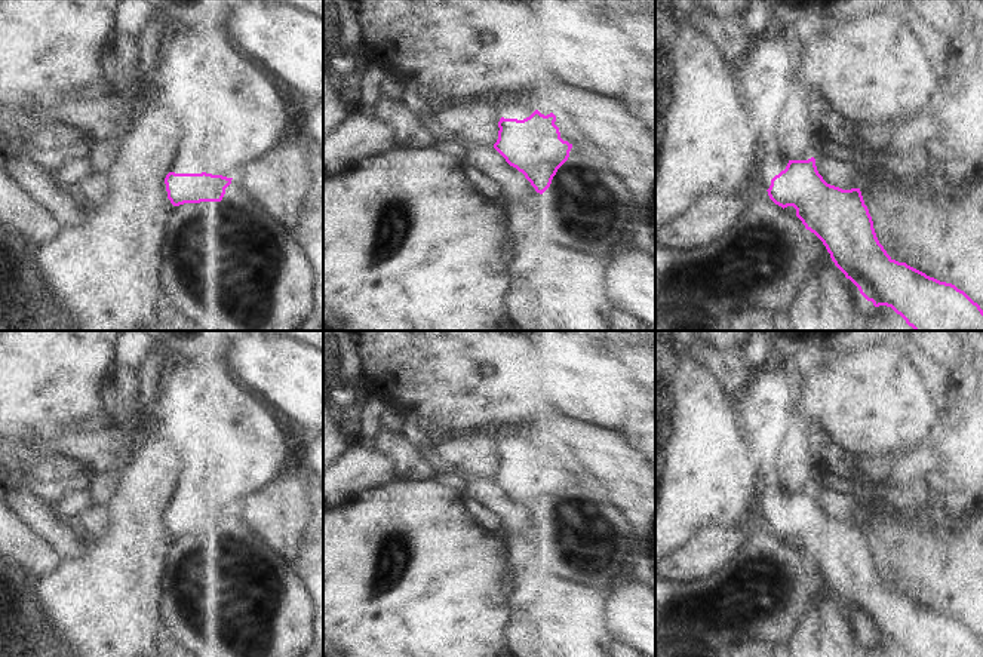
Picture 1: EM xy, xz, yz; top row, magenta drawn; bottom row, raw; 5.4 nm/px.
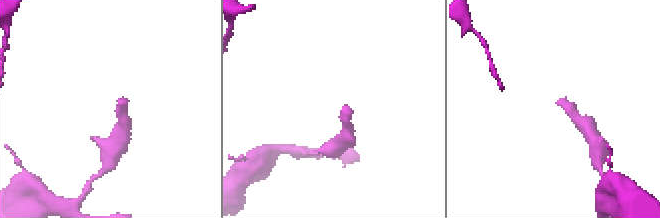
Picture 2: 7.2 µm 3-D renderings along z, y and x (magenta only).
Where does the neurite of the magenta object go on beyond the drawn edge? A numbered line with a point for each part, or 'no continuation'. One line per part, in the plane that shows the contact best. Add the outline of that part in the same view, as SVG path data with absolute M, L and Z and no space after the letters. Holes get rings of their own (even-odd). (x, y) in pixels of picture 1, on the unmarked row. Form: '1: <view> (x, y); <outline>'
1: xz (510, 441); M506 432L501 435L501 449L523 452L529 449L535 442L547 448L553 445L556 448L555 457L559 460L560 470L568 473L575 481L584 481L584 473L577 464L571 463L571 454L552 439L538 439L534 433L525 432Z

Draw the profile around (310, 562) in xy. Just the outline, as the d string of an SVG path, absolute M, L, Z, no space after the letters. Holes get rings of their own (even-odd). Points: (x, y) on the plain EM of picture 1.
M314 506L299 556L294 565L316 605L316 639L304 657L323 657L323 506Z

